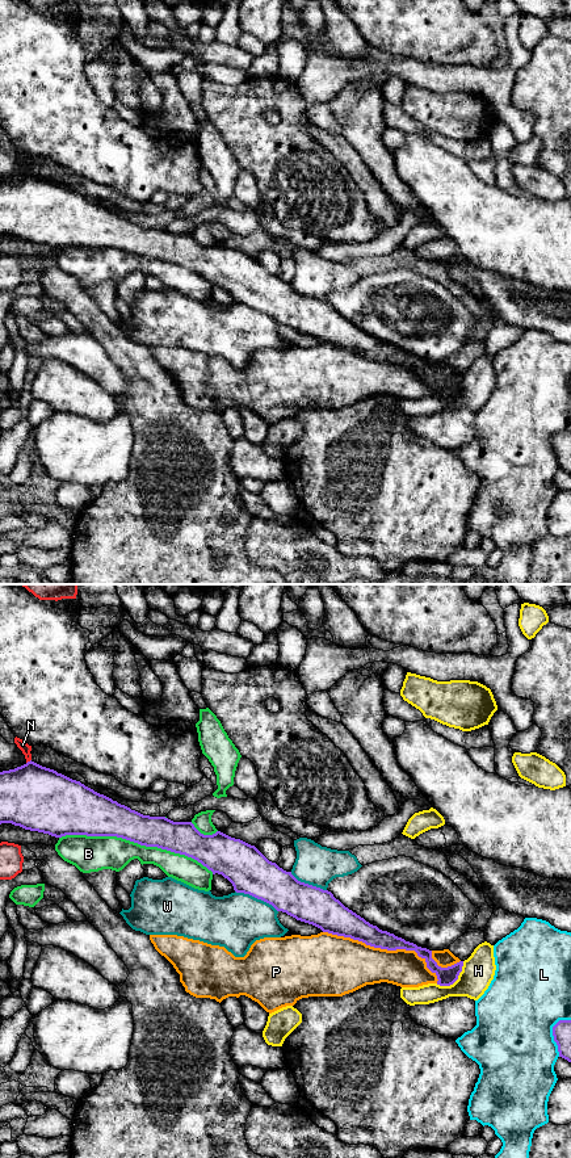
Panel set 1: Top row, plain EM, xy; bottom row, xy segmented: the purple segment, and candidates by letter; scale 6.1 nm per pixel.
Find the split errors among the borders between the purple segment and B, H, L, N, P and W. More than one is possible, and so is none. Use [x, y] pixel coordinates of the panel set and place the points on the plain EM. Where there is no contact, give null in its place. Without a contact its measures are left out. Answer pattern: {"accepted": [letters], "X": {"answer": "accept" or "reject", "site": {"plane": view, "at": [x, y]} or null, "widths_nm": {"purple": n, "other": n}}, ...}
{"accepted": [], "B": {"answer": "reject", "site": {"plane": "xy", "at": [137, 254]}, "widths_nm": {"purple": 220, "other": 200}}, "H": {"answer": "reject", "site": {"plane": "xy", "at": [454, 393]}, "widths_nm": {"purple": 110, "other": 200}}, "L": {"answer": "reject", "site": {"plane": "xy", "at": [553, 445]}, "widths_nm": {"purple": 110, "other": 500}}, "N": {"answer": "reject", "site": {"plane": "xy", "at": [28, 173]}, "widths_nm": {"purple": 400, "other": 60}}, "P": {"answer": "reject", "site": {"plane": "xy", "at": [383, 360]}, "widths_nm": {"purple": 150, "other": 320}}, "W": {"answer": "reject", "site": {"plane": "xy", "at": [256, 309]}, "widths_nm": {"purple": 260, "other": 340}}}

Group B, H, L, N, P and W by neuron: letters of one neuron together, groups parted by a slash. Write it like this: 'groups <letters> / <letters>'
groups B / H / L / N / P / W

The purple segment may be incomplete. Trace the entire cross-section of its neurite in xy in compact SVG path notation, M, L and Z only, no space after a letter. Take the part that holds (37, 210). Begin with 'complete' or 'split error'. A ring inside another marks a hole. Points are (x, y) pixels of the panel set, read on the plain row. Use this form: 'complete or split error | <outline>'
complete | M32 172L0 184L1 235L55 249L117 248L185 267L213 286L222 286L236 305L261 311L277 323L323 344L350 349L374 360L415 362L437 387L440 398L453 397L462 383L463 373L448 379L438 378L432 370L432 362L370 336L331 303L298 293L291 284L269 273L255 257L221 243L203 247L192 234L143 227Z

